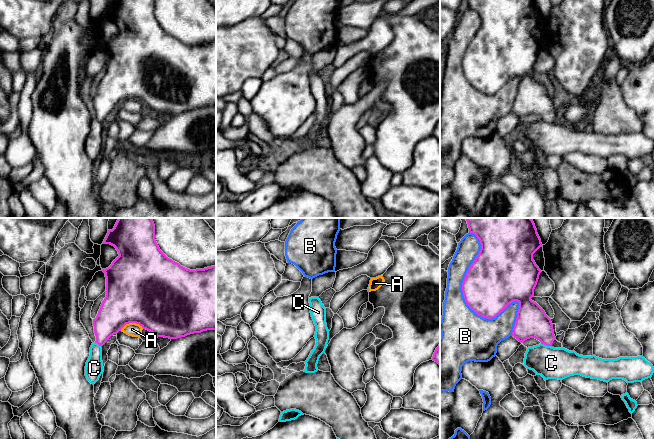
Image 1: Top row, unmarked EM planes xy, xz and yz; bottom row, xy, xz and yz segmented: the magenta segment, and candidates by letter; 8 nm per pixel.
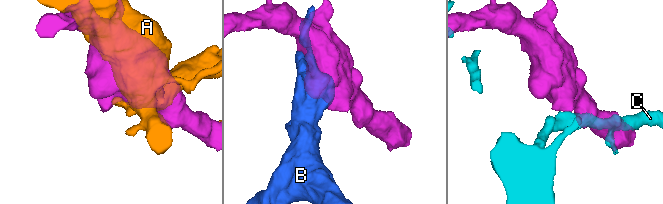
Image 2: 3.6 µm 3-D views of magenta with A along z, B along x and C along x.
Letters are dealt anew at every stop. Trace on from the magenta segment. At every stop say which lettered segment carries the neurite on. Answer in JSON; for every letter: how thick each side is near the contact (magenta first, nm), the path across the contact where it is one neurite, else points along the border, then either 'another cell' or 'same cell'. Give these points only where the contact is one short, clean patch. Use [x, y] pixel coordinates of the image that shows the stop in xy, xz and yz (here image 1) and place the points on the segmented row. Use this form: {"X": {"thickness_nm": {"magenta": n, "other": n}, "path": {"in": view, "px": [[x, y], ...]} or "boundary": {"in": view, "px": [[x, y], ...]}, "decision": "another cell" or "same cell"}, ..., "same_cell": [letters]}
{"A": {"thickness_nm": {"magenta": 500, "other": 110}, "decision": "another cell"}, "B": {"thickness_nm": {"magenta": 420, "other": 400}, "decision": "another cell"}, "C": {"thickness_nm": {"magenta": 260, "other": 260}, "boundary": {"in": "yz", "px": [[541, 343], [550, 346]]}, "decision": "another cell"}, "same_cell": []}

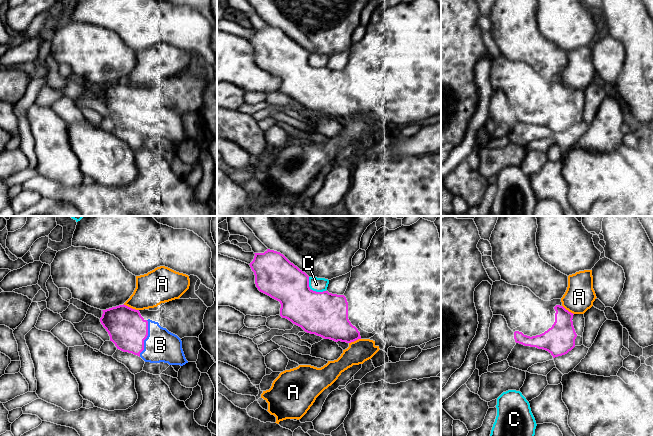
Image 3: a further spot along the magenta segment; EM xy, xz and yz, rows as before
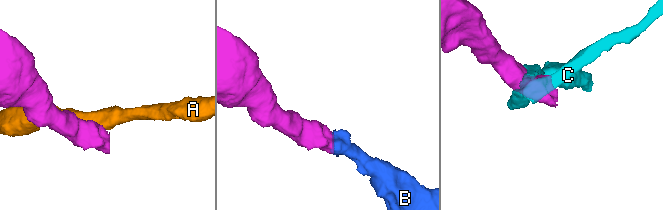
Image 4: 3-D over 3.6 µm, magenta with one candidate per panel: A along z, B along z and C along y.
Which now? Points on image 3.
{"A": {"thickness_nm": {"magenta": 300, "other": 260}, "boundary": {"in": "xy", "px": [[123, 304], [138, 310]]}, "decision": "another cell"}, "B": {"thickness_nm": {"magenta": 300, "other": 260}, "decision": "same cell"}, "C": {"thickness_nm": {"magenta": 360, "other": 110}, "decision": "another cell"}, "same_cell": ["B"]}

